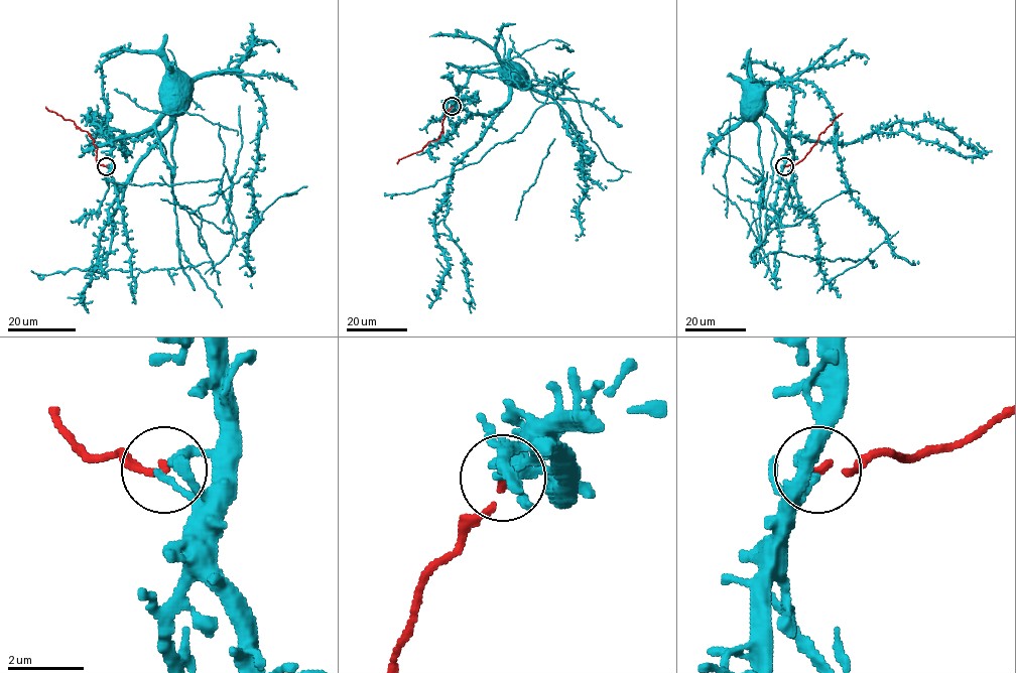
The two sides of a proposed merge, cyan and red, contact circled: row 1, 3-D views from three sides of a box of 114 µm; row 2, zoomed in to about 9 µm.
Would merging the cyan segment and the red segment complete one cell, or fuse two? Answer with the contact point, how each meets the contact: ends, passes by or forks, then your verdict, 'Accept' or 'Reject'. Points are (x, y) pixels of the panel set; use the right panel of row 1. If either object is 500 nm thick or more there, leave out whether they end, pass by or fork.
Place: (784, 166). At the ring cyan ends. At the ring red ends. Reject

